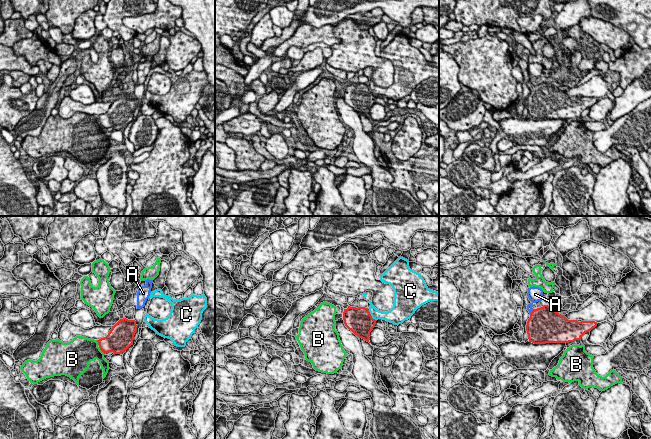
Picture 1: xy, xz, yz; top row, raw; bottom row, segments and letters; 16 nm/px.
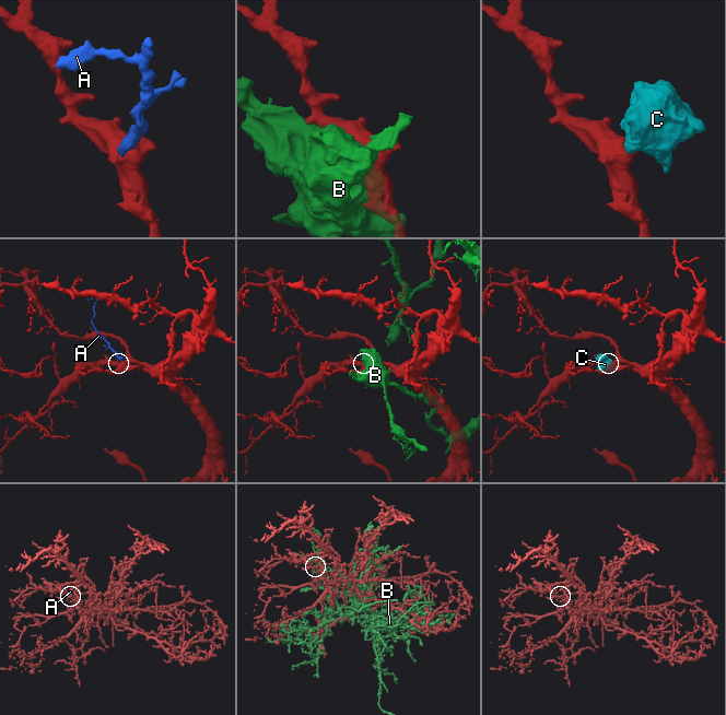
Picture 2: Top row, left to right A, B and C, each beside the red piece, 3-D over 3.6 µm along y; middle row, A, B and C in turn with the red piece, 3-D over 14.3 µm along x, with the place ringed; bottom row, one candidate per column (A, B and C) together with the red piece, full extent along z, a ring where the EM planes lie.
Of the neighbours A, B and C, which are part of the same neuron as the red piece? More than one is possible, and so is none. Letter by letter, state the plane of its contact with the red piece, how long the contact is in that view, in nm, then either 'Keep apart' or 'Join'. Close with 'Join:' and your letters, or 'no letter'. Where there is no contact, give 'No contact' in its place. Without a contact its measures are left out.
A: Touches red in yz. Shared border 100 nm. Join
B: Touches red in xy. Shared border 160 nm. Keep apart
C: Touches red in xz. Shared border 260 nm. Keep apart
Join: A

